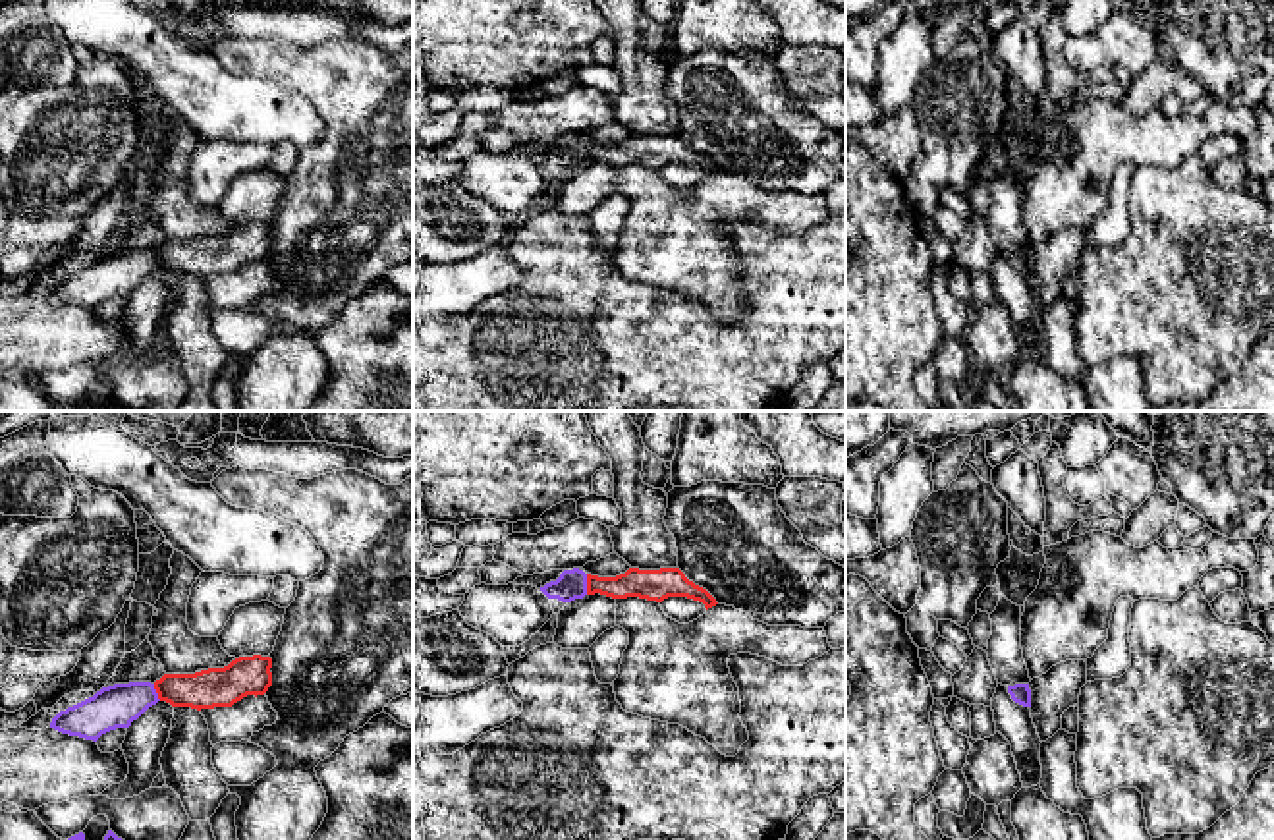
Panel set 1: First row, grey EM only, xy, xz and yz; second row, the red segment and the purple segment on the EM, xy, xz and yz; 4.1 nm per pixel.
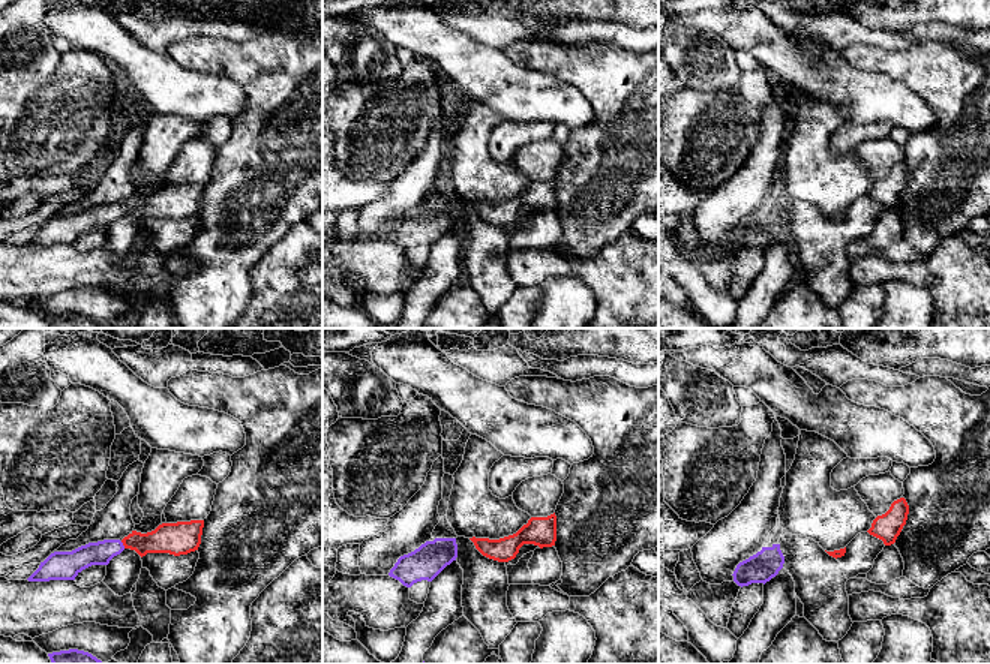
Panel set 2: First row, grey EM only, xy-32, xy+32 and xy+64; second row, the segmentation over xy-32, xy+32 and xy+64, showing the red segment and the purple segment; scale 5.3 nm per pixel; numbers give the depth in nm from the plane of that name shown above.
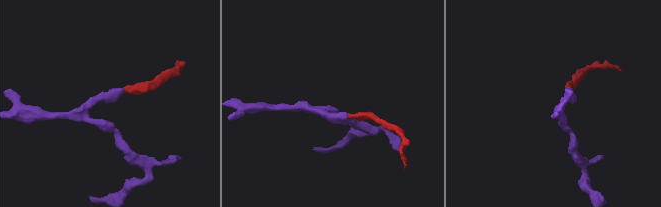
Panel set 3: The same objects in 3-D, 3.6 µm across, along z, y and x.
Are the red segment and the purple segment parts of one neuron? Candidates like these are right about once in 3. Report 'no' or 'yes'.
yes

